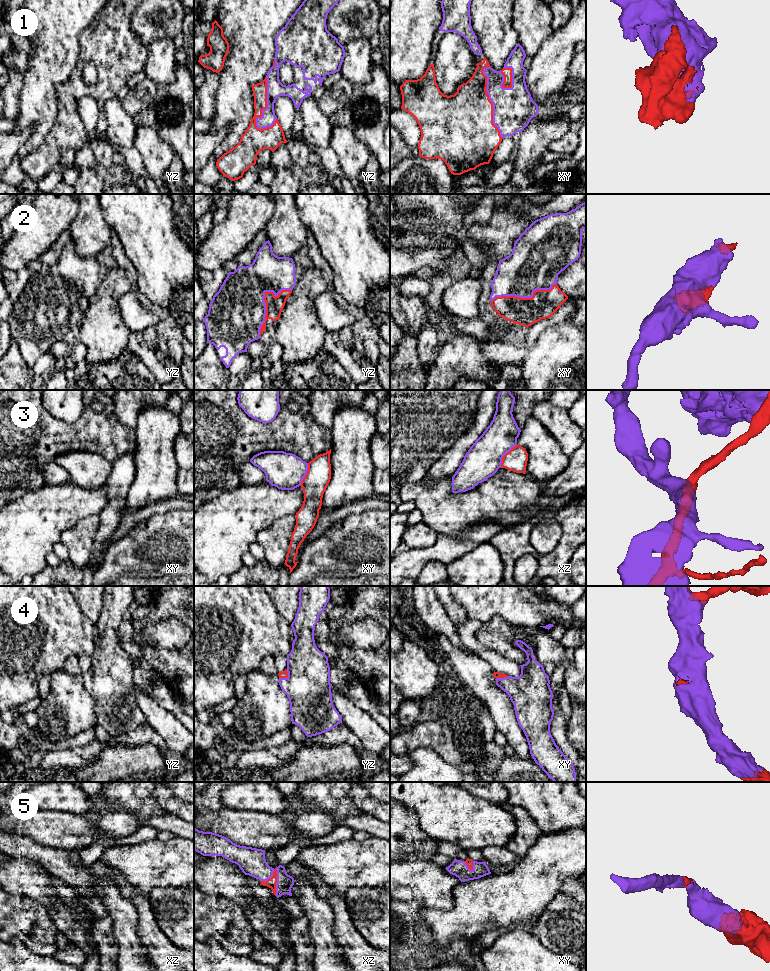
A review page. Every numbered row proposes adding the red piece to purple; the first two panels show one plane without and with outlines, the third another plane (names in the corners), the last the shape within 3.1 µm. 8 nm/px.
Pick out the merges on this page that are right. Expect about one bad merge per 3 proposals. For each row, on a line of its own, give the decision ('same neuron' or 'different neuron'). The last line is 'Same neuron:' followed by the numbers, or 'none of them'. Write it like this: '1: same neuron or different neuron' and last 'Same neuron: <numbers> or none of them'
1: same neuron
2: same neuron
3: different neuron
4: same neuron
5: same neuron
Same neuron: 1, 2, 4, 5

